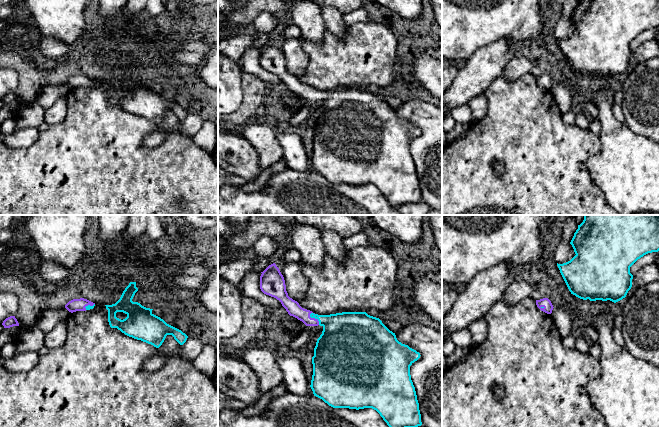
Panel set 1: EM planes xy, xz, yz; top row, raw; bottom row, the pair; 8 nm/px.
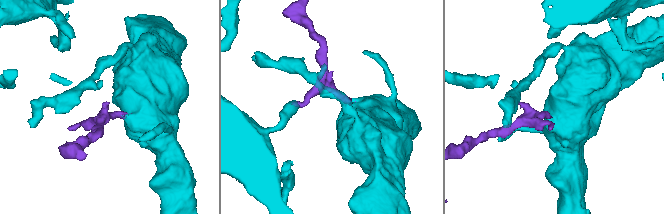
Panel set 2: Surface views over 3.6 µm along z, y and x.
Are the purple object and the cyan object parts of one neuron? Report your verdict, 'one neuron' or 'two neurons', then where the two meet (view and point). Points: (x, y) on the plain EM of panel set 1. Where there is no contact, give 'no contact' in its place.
one neuron; contact xz (314, 94)

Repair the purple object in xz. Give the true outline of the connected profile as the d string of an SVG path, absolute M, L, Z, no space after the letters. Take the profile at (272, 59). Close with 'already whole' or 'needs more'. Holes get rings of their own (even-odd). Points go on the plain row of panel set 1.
M275 39L261 49L260 65L264 70L279 76L290 92L306 102L323 103L312 133L310 163L314 172L333 184L372 184L395 208L422 201L419 179L410 151L410 142L421 132L419 128L399 118L395 109L379 94L366 88L318 91L302 84L288 72L284 53Z; needs more

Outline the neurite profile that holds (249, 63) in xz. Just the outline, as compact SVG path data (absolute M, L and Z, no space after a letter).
M247 48L237 63L242 73L254 75L268 86L275 86L282 82L279 76L261 67L259 49Z

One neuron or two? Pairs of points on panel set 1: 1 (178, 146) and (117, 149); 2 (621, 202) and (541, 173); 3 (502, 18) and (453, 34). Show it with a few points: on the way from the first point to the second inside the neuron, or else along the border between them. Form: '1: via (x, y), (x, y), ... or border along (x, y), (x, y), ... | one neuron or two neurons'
1: via (163, 155), (132, 155) | one neuron
2: border along (591, 176), (610, 204) | two neurons
3: via (490, 18), (478, 18), (465, 31) | one neuron

